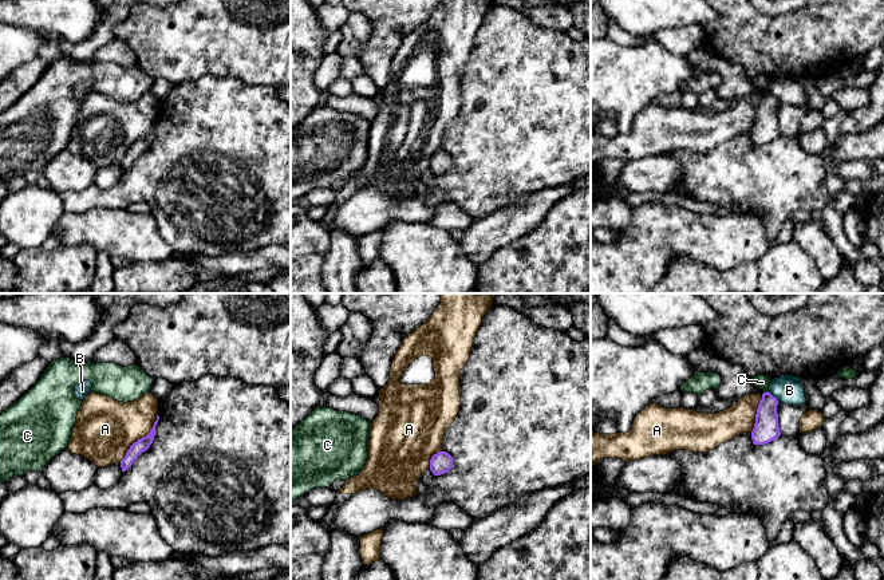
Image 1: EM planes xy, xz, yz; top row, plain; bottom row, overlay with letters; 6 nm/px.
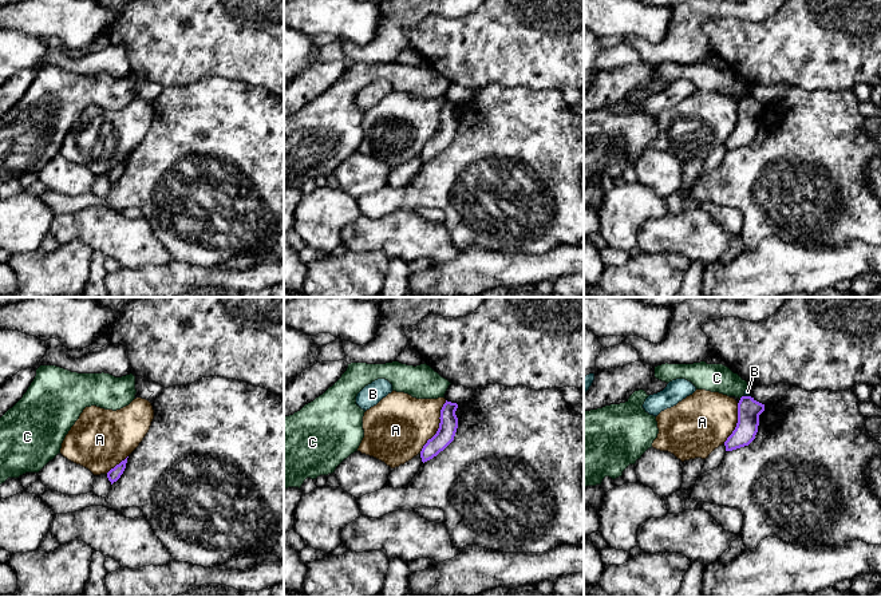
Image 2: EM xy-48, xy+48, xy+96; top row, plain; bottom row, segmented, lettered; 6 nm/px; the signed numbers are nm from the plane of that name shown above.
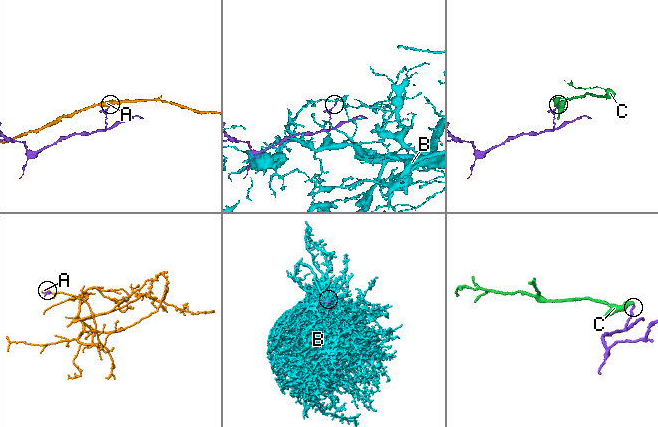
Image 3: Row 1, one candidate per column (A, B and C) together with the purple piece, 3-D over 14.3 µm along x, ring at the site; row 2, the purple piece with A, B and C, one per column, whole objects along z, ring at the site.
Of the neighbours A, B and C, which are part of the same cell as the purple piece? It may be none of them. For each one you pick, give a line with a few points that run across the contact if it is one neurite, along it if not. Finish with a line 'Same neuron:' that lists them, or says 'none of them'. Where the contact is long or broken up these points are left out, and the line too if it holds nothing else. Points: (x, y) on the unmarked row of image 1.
Same neuron: none of them

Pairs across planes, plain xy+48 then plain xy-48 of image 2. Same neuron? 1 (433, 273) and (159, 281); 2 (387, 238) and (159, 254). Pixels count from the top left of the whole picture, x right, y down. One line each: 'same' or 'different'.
1: same
2: same

